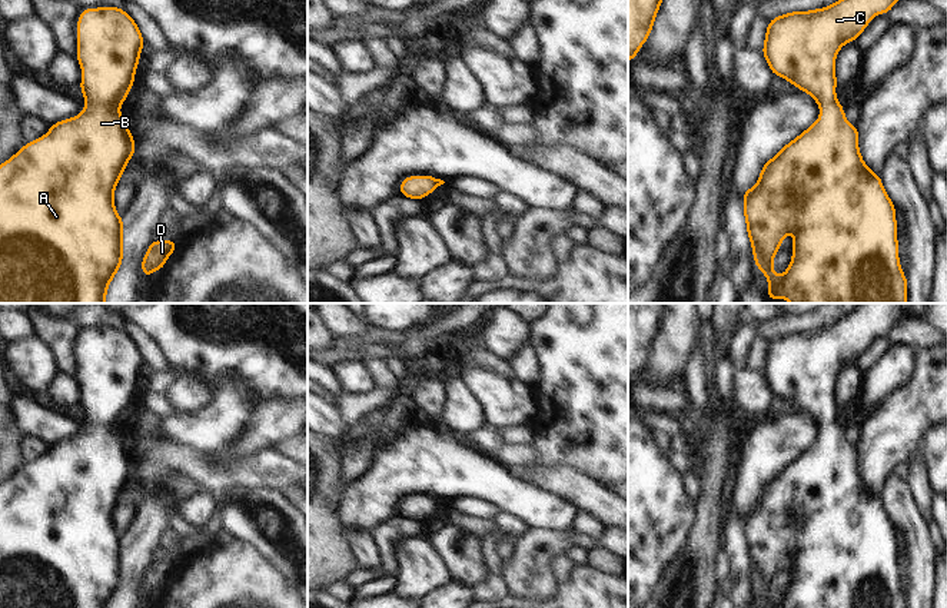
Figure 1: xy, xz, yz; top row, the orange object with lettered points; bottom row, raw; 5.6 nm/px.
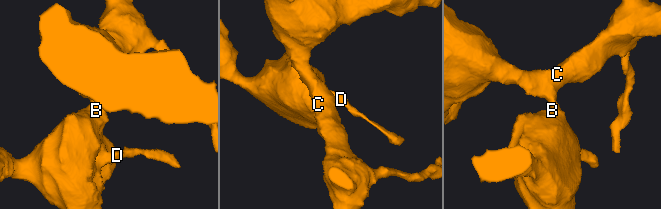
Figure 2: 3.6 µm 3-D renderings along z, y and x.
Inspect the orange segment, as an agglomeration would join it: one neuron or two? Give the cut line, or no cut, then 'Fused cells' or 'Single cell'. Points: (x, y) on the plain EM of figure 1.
No split. Single cell.

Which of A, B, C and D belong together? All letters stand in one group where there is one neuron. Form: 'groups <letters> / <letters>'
groups A B C D

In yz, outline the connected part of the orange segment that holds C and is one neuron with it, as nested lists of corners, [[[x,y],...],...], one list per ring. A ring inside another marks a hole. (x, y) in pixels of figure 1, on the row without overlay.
[[[863,303],[834,325],[811,332],[791,332],[768,342],[764,375],[774,396],[781,396],[815,419],[821,436],[811,448],[782,466],[760,494],[758,504],[745,512],[744,538],[752,565],[754,587],[762,591],[770,608],[907,608],[907,597],[898,579],[894,522],[887,516],[880,495],[870,491],[858,471],[858,448],[851,446],[844,428],[835,419],[835,376],[847,363],[855,362],[873,336],[890,333],[903,316],[924,316],[924,303]],[[788,551],[794,552],[793,582],[778,598],[772,579]]]

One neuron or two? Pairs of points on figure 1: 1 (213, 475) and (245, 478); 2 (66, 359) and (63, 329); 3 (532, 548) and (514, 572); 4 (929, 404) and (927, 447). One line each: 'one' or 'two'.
1: one
2: one
3: one
4: two

